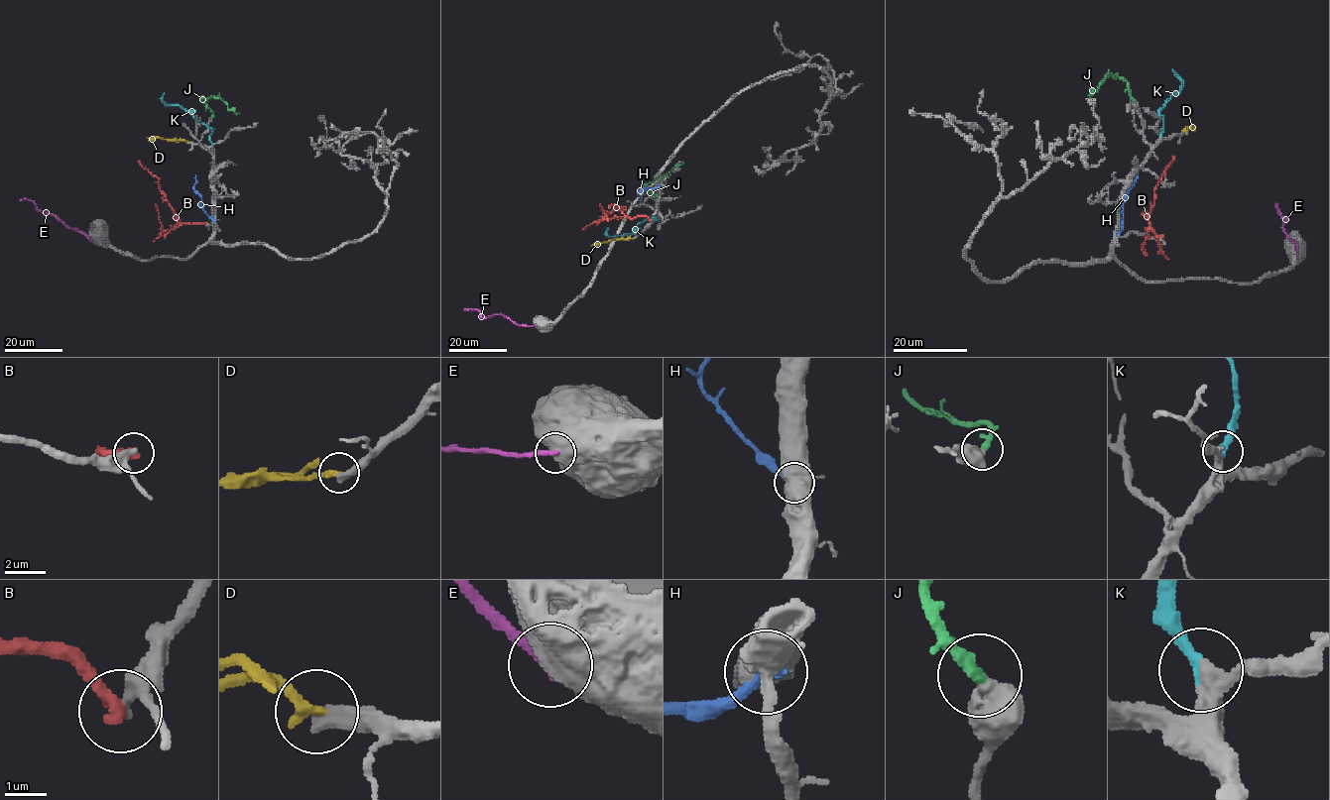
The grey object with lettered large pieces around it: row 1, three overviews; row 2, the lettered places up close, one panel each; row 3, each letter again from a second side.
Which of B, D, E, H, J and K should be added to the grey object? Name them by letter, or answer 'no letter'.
J, K

